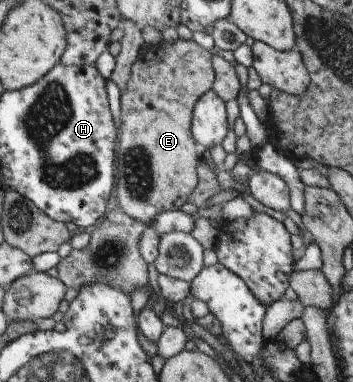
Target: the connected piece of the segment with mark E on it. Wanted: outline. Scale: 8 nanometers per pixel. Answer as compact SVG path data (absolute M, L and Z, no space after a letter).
M178 38L174 42L162 41L157 45L147 45L141 49L127 90L122 94L123 124L120 128L120 150L118 163L120 183L117 185L118 206L133 218L152 226L154 220L165 211L183 208L200 183L200 159L202 149L196 136L192 134L192 122L196 104L200 102L216 82L213 54L202 47L194 38Z

